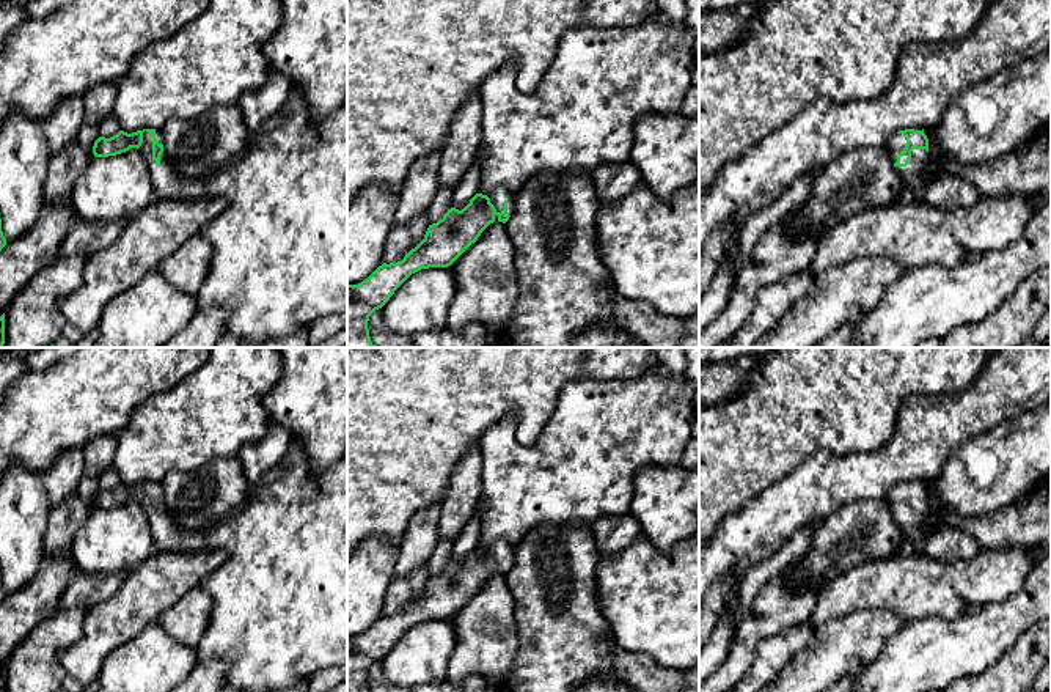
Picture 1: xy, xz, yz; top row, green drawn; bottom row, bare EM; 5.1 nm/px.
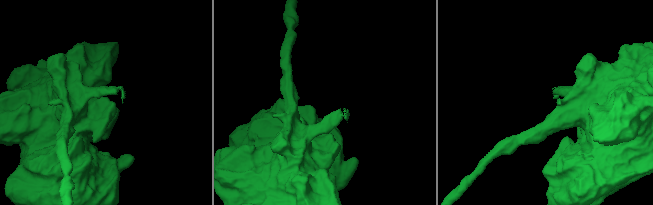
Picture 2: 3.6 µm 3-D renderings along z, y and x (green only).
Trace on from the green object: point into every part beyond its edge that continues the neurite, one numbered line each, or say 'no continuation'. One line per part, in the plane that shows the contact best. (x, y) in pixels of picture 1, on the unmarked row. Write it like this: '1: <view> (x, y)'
1: xy (278, 614)

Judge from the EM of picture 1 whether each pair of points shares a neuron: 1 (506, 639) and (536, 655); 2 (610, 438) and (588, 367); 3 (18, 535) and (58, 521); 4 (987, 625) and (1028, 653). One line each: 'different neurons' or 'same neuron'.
1: different neurons
2: different neurons
3: different neurons
4: different neurons

